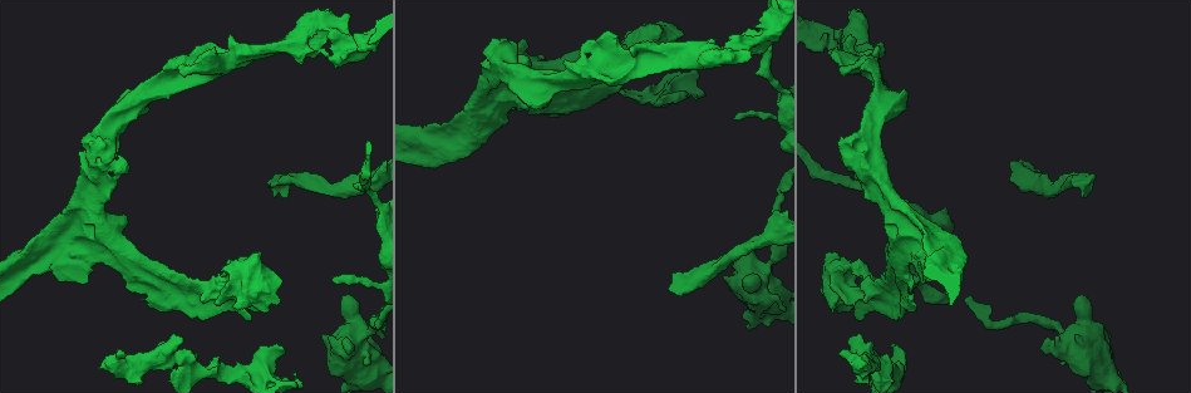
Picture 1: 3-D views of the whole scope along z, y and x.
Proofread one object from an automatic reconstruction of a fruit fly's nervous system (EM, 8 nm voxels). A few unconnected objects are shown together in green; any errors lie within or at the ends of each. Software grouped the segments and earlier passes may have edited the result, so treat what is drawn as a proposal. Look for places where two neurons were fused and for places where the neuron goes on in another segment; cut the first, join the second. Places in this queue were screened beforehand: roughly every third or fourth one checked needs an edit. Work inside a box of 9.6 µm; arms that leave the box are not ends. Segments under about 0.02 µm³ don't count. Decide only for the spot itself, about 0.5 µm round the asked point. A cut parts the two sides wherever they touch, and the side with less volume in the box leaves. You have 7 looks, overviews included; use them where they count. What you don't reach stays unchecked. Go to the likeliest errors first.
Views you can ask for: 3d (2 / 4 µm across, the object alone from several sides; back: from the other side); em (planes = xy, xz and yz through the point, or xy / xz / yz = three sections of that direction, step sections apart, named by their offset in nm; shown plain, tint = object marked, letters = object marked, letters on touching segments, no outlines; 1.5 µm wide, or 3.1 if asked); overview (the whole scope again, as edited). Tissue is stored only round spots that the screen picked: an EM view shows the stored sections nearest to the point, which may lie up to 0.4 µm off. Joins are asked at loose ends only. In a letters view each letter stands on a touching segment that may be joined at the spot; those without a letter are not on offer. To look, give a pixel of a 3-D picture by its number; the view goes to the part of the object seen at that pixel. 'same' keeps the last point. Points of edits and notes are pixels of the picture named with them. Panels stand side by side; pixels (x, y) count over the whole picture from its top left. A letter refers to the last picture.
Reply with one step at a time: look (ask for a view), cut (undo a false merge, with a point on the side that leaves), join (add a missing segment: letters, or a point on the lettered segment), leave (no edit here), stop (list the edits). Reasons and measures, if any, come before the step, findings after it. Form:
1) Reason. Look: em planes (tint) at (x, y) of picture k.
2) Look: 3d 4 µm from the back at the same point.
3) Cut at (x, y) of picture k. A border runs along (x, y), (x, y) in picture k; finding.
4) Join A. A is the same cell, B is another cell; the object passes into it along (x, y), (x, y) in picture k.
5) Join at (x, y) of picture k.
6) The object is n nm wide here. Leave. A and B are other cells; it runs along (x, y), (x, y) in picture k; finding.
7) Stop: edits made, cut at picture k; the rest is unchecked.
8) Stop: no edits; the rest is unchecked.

End of a long branch. Look: 3d 4 µm at (272, 195) of picture 1.

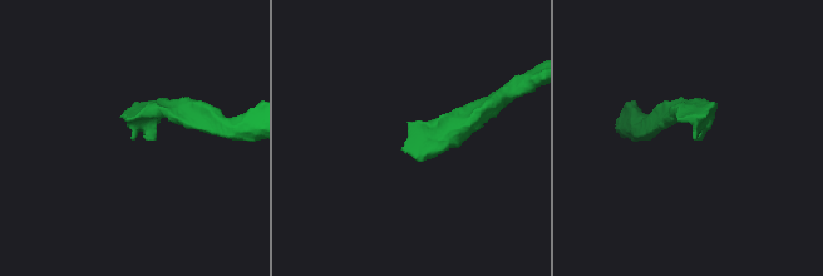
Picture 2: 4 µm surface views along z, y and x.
Shape alone is not enough. Look: em yz step 4 (letters) at (133, 138) of picture 2.

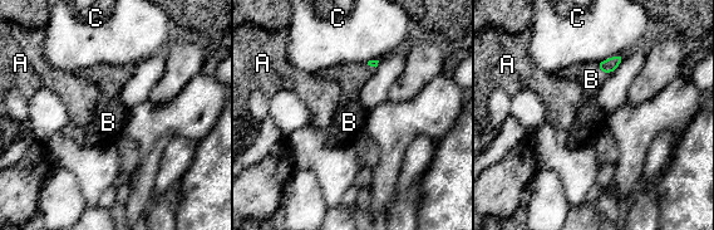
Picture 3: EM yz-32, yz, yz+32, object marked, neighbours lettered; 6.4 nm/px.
Look: em planes (letters) at the same point.

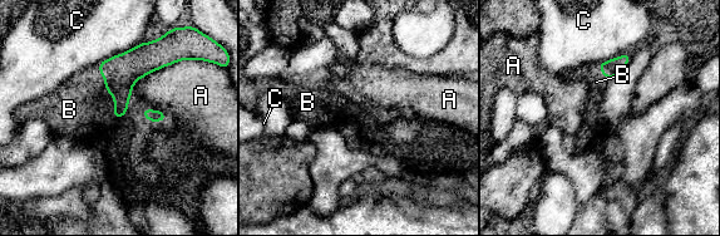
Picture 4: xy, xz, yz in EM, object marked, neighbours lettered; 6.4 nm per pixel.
Join B. B is the same cell, A and C are other cells; the object passes into it along (121, 72), (104, 85), (72, 104) in picture 4; the neuron continues.

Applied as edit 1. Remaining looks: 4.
Free end. Look: em yz step 4 (tint) at (592, 65) of picture 1.

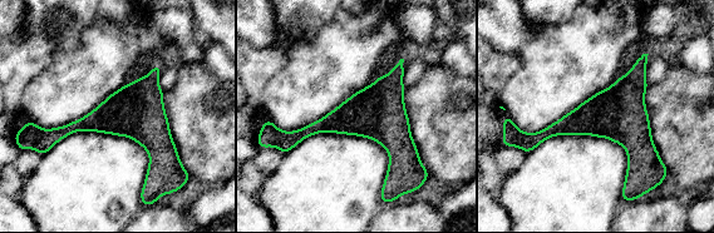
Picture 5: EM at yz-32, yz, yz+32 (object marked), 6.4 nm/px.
Cut it another way. Look: em xy step 4 (letters) at the same point.

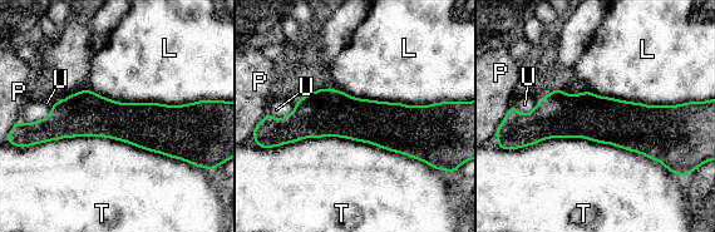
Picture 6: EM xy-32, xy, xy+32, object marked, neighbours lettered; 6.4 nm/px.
Leave. L, P, T and U are other cells; none of them fits.

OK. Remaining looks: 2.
Stop: edits made, join at picture 4; the rest is unchecked.

